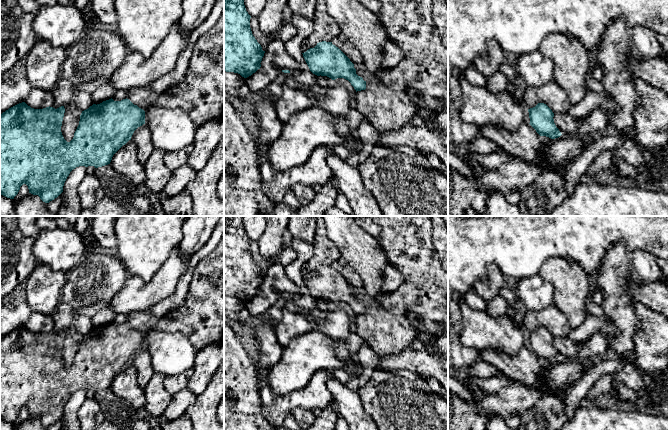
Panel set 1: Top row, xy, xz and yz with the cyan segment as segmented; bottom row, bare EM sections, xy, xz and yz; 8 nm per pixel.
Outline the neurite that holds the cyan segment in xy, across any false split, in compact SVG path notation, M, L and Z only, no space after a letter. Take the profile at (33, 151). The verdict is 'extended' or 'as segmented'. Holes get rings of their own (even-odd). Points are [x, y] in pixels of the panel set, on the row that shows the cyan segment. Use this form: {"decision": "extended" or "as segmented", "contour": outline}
{"decision": "as segmented", "contour": "M112 98L100 104L93 104L82 111L79 125L74 137L67 142L61 132L65 113L64 106L57 109L46 107L34 109L25 102L19 103L0 114L0 194L14 199L20 187L26 184L29 193L38 195L49 203L63 192L64 183L70 172L79 166L94 166L95 168L110 164L113 155L129 140L134 131L145 124L145 111L134 105L129 99L114 101Z"}

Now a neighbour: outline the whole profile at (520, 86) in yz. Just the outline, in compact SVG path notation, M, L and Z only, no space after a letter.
M518 74L515 77L514 83L515 83L515 90L516 90L515 96L519 99L523 98L524 92L528 87L527 84L523 80L523 78Z

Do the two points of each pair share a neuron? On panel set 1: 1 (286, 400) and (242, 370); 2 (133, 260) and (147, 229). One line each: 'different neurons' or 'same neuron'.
1: different neurons
2: same neuron

